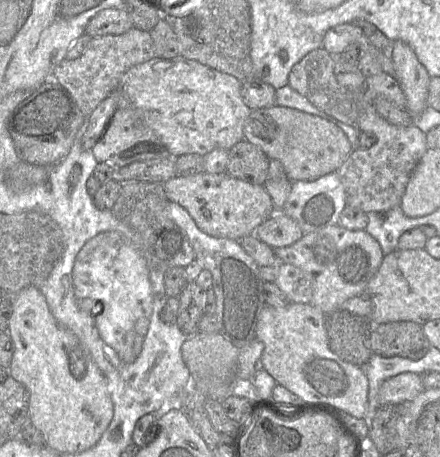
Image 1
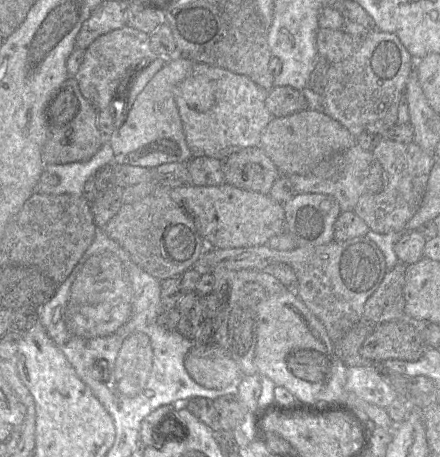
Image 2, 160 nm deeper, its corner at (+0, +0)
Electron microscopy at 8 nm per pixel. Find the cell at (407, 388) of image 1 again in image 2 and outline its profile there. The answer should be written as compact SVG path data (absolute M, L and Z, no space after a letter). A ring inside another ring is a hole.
M347 367L345 387L348 392L384 409L398 397L376 367Z

